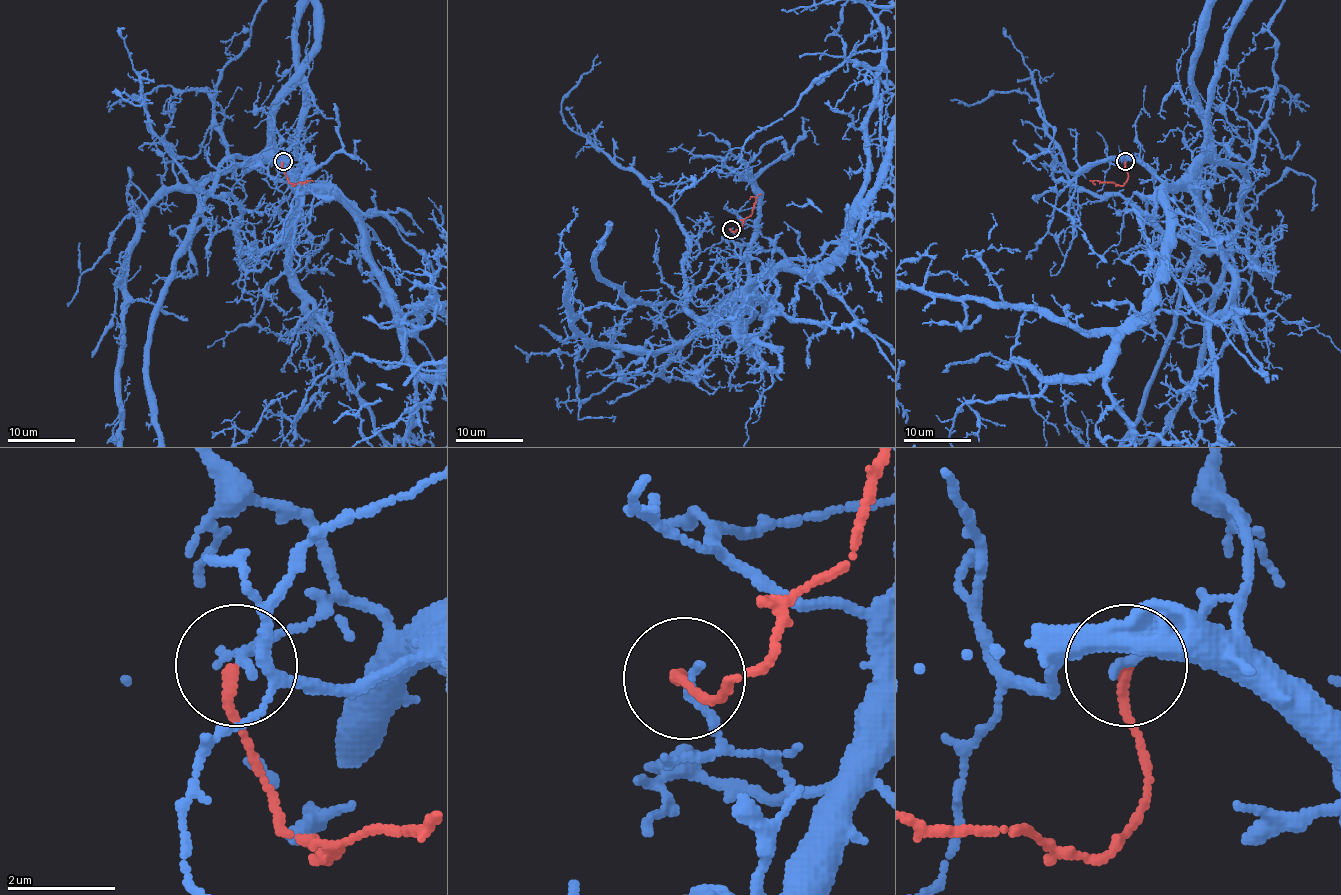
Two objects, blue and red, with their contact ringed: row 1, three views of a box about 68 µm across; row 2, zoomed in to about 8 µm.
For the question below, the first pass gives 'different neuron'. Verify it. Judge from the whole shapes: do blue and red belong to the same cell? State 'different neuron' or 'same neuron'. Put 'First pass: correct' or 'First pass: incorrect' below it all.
different neuron
First pass: correct

